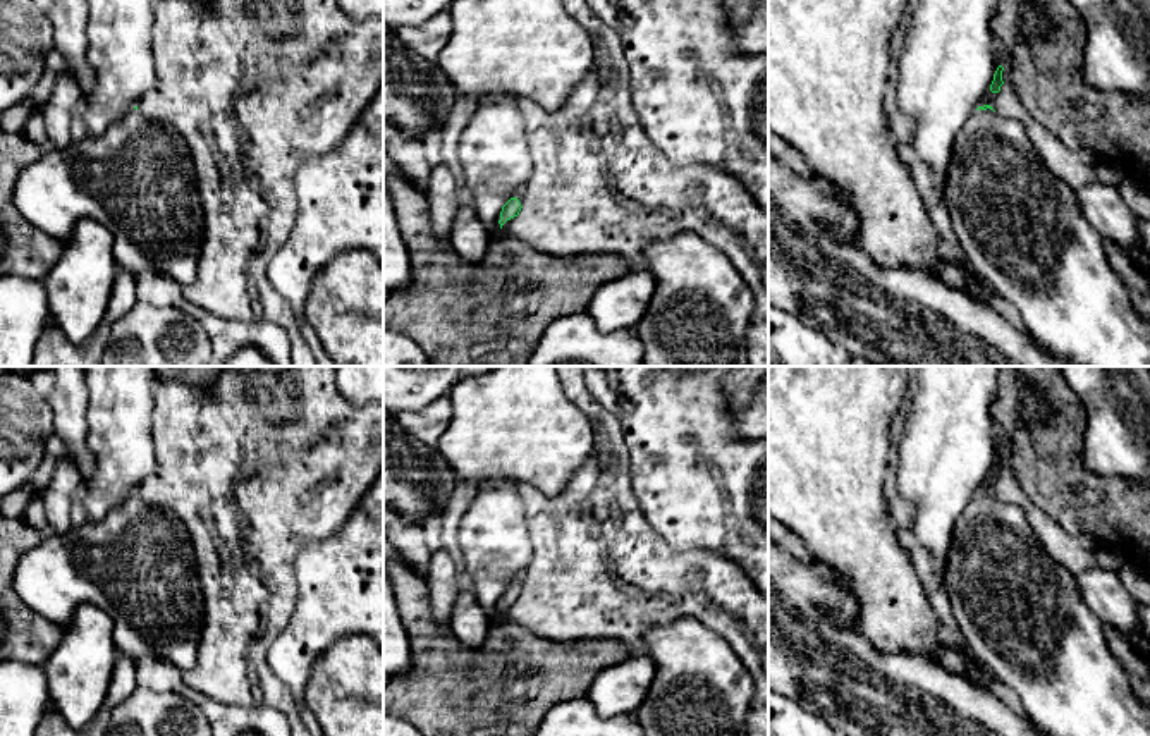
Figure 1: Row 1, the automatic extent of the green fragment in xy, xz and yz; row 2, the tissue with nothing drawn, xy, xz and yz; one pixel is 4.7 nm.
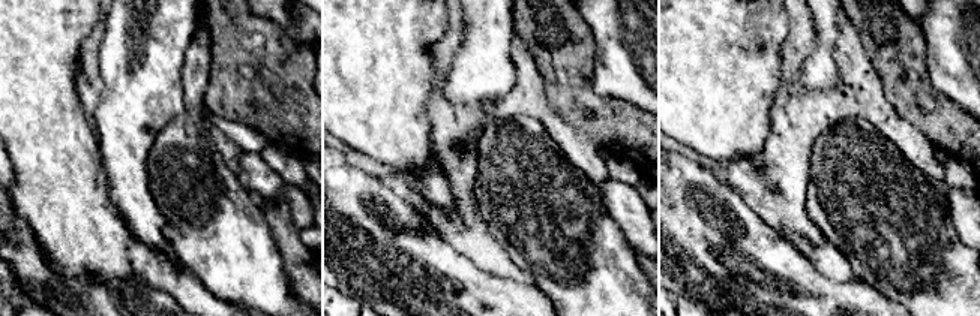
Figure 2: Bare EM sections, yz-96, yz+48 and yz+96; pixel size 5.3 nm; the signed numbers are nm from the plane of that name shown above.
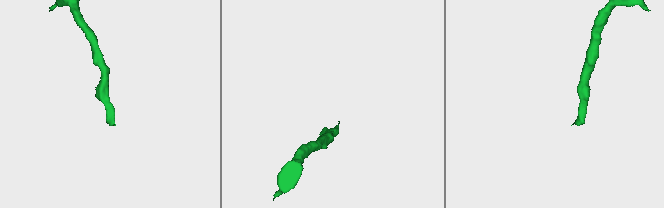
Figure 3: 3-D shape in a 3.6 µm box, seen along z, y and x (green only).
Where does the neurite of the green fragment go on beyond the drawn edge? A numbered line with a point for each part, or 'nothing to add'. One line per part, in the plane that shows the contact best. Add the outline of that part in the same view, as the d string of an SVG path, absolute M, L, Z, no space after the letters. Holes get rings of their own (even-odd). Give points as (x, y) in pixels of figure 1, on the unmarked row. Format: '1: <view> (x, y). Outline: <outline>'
1: yz (1023, 618). Outline: M980 494L971 499L968 507L956 519L942 586L949 598L957 631L966 641L971 655L990 676L1007 684L1018 695L1037 731L1043 736L1150 736L1150 708L1136 696L1128 674L1112 655L1104 631L1104 623L1095 617L1086 605L1076 576L1066 567L1059 566L1047 554L1037 533L1025 518L1025 512L1016 504L1004 502L990 494Z

